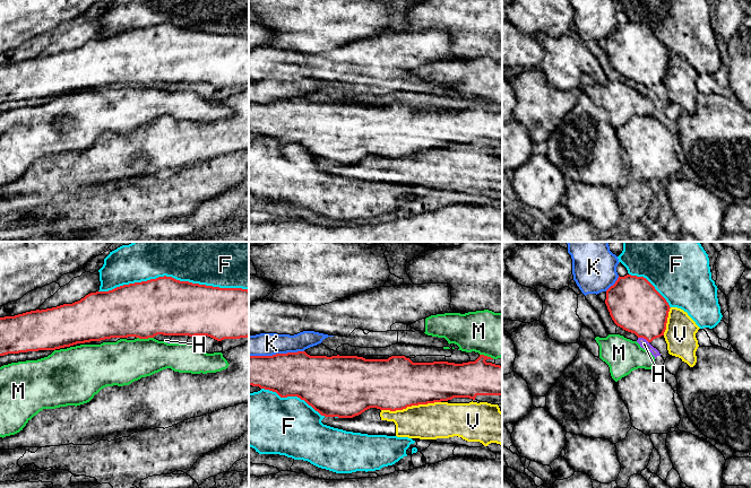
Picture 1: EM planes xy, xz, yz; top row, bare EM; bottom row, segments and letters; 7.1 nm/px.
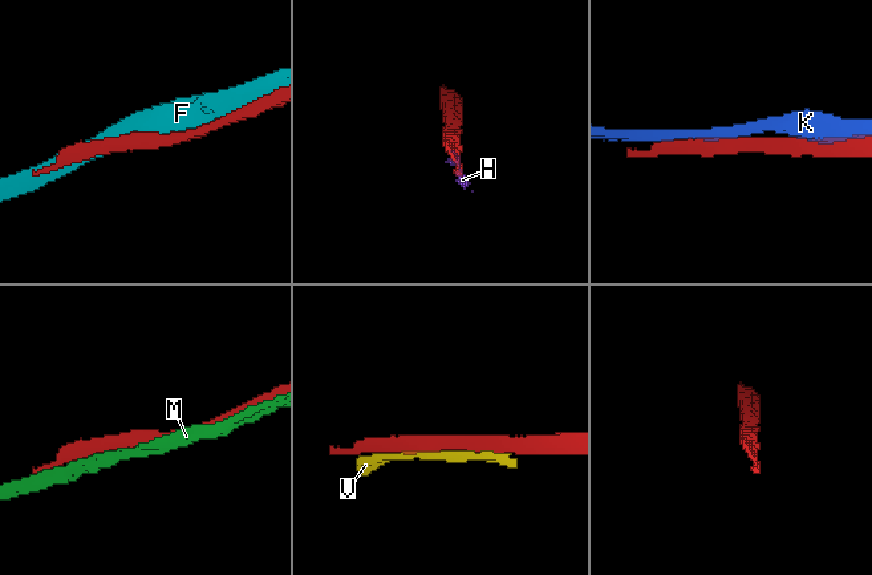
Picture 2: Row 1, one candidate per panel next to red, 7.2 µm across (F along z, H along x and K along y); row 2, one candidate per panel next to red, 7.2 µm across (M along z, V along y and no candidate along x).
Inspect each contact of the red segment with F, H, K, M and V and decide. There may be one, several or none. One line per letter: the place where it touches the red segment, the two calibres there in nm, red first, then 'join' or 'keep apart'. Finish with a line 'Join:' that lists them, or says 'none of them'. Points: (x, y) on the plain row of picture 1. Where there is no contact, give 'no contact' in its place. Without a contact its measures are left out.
F: xy (173, 25) | 400/220 nm | keep apart
H: yz (644, 85) | 380/70 nm | join
K: xz (276, 101) | 320/160 nm | keep apart
M: xy (145, 85) | 400/320 nm | keep apart
V: xz (411, 153) | 380/260 nm | keep apart
Join: H

